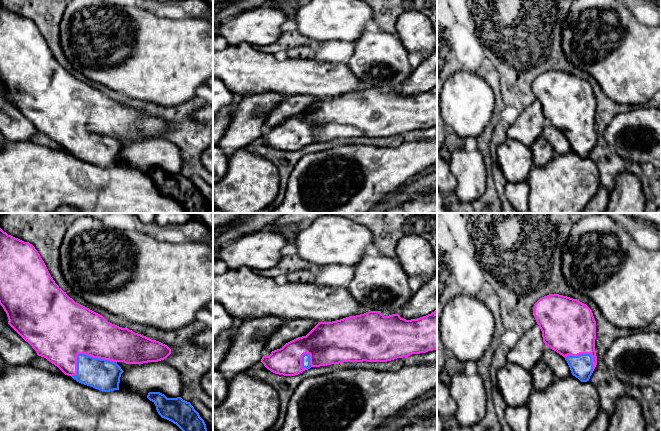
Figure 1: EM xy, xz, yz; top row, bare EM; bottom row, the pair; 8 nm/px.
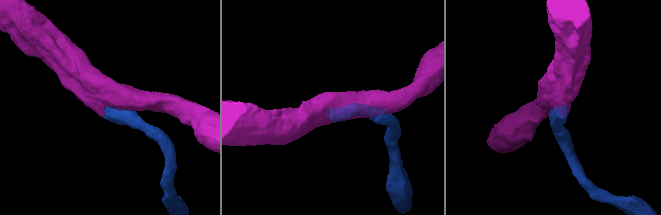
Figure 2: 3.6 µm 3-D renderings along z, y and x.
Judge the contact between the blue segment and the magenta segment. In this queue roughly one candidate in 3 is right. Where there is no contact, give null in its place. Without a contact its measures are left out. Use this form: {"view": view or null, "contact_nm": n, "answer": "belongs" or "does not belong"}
{"view": "xy", "contact_nm": 380, "answer": "belongs"}

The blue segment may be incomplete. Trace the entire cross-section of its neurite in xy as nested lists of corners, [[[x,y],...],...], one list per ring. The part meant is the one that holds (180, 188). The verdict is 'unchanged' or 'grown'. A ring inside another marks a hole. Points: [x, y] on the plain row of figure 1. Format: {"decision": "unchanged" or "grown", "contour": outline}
{"decision": "unchanged", "contour": [[[149,168],[147,174],[155,180],[158,190],[176,200],[186,213],[207,213],[206,200],[190,178],[181,173],[167,174],[160,168]]]}

